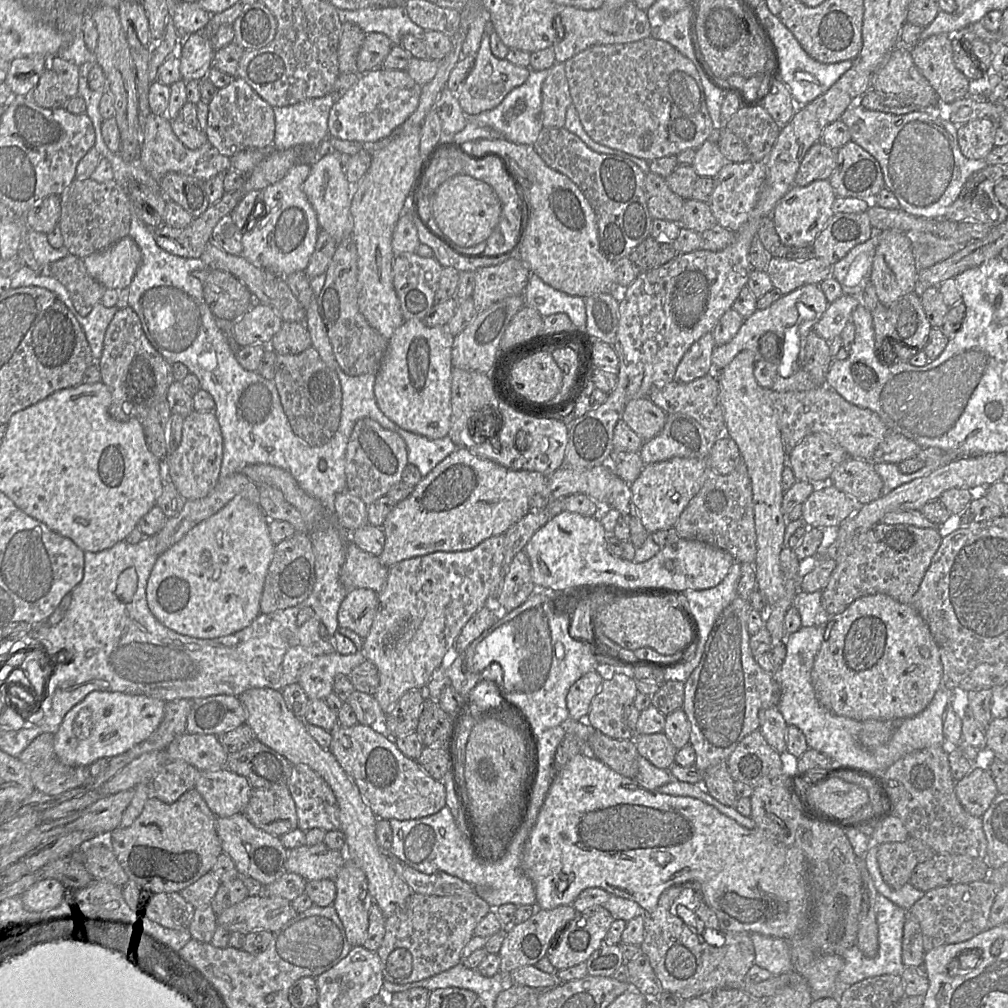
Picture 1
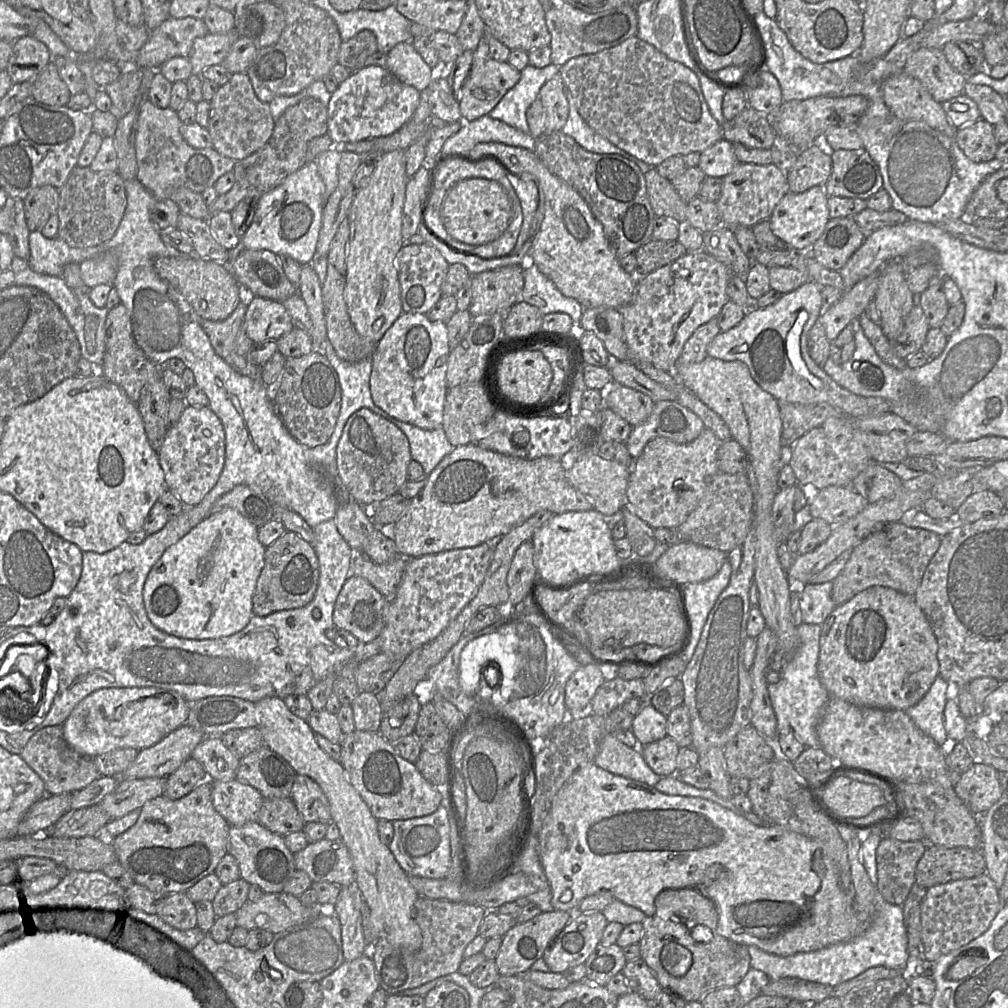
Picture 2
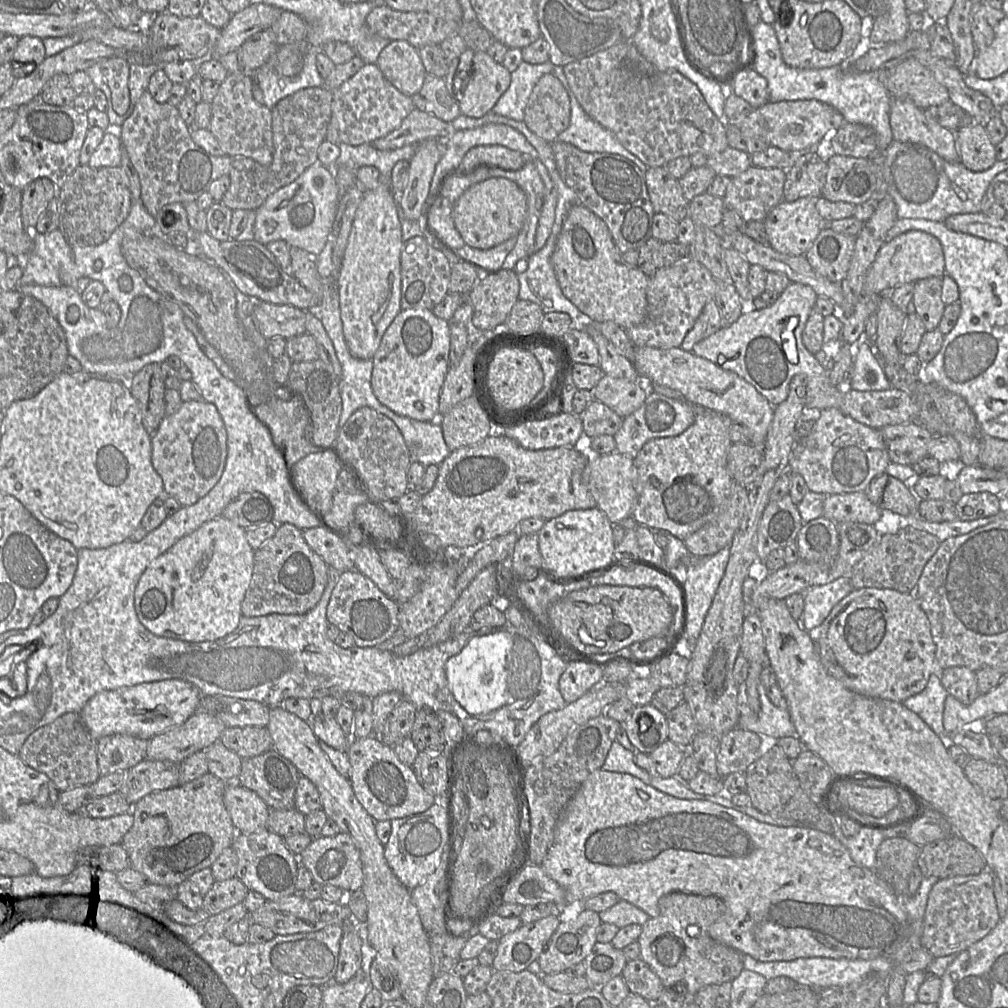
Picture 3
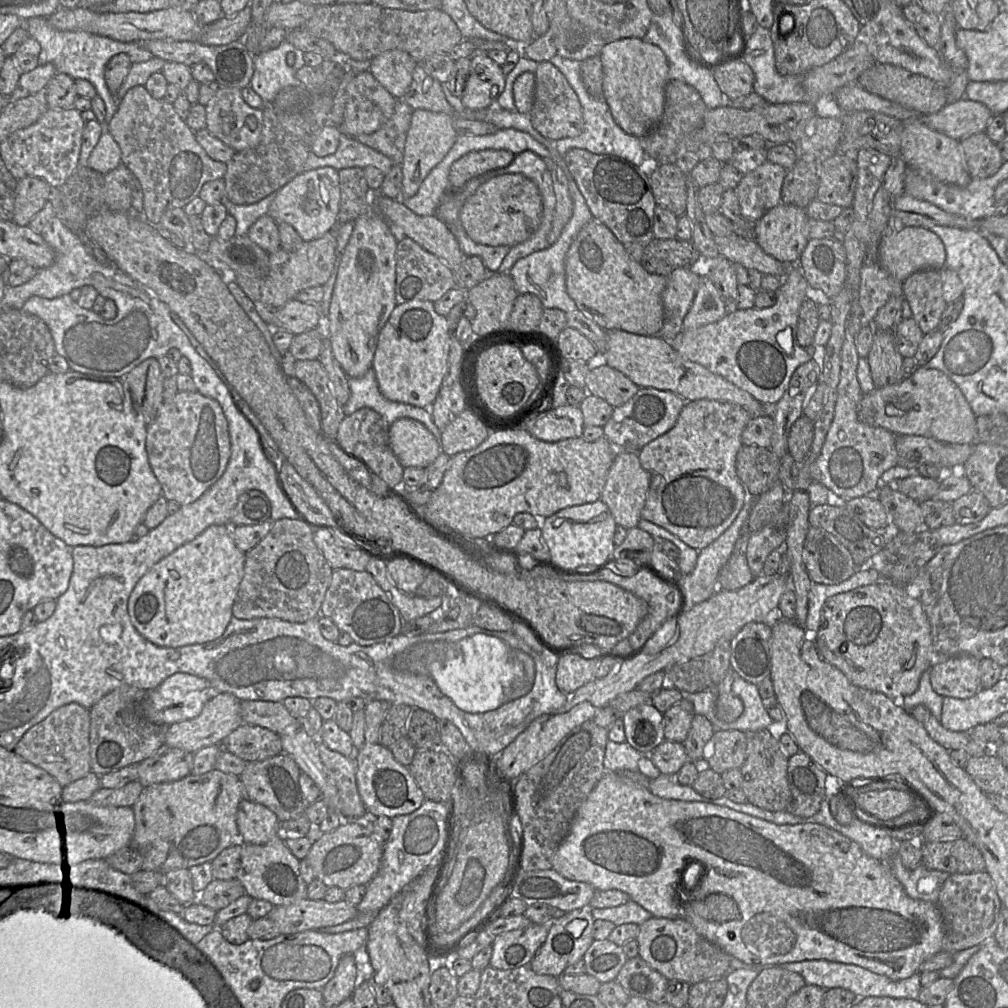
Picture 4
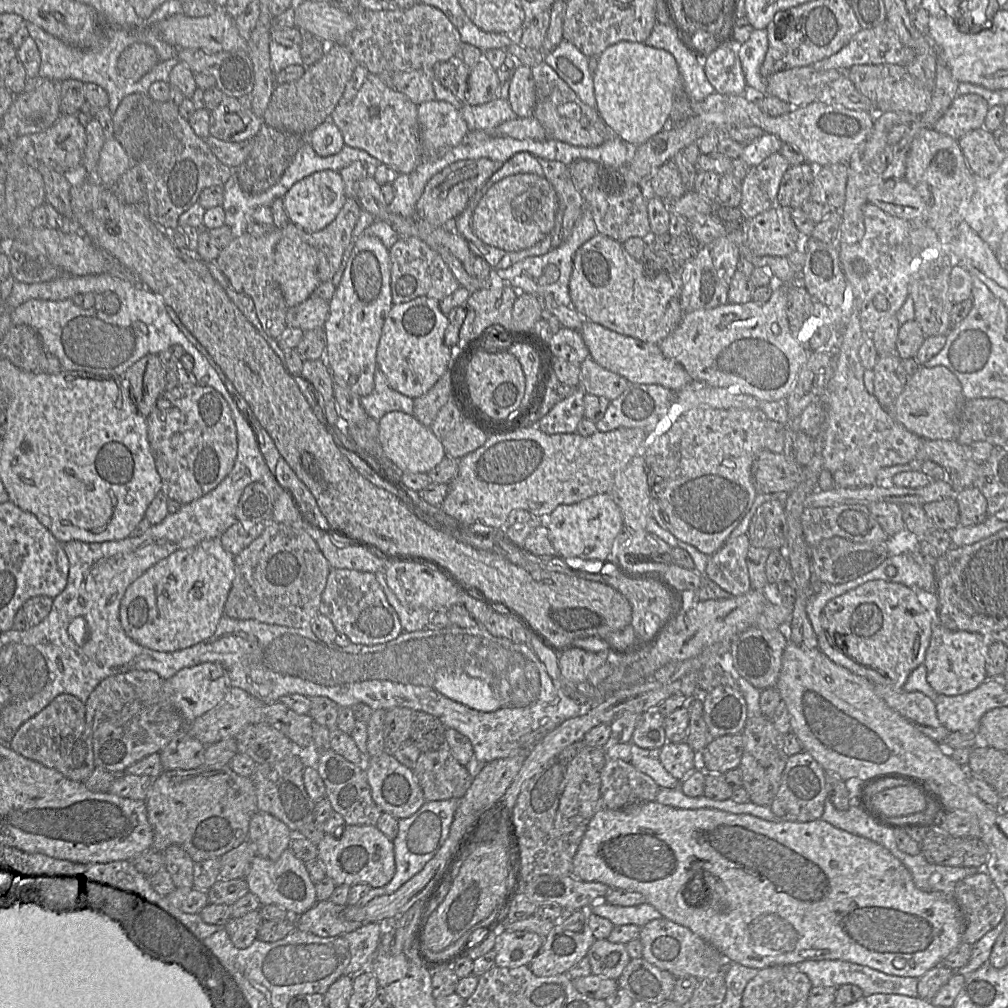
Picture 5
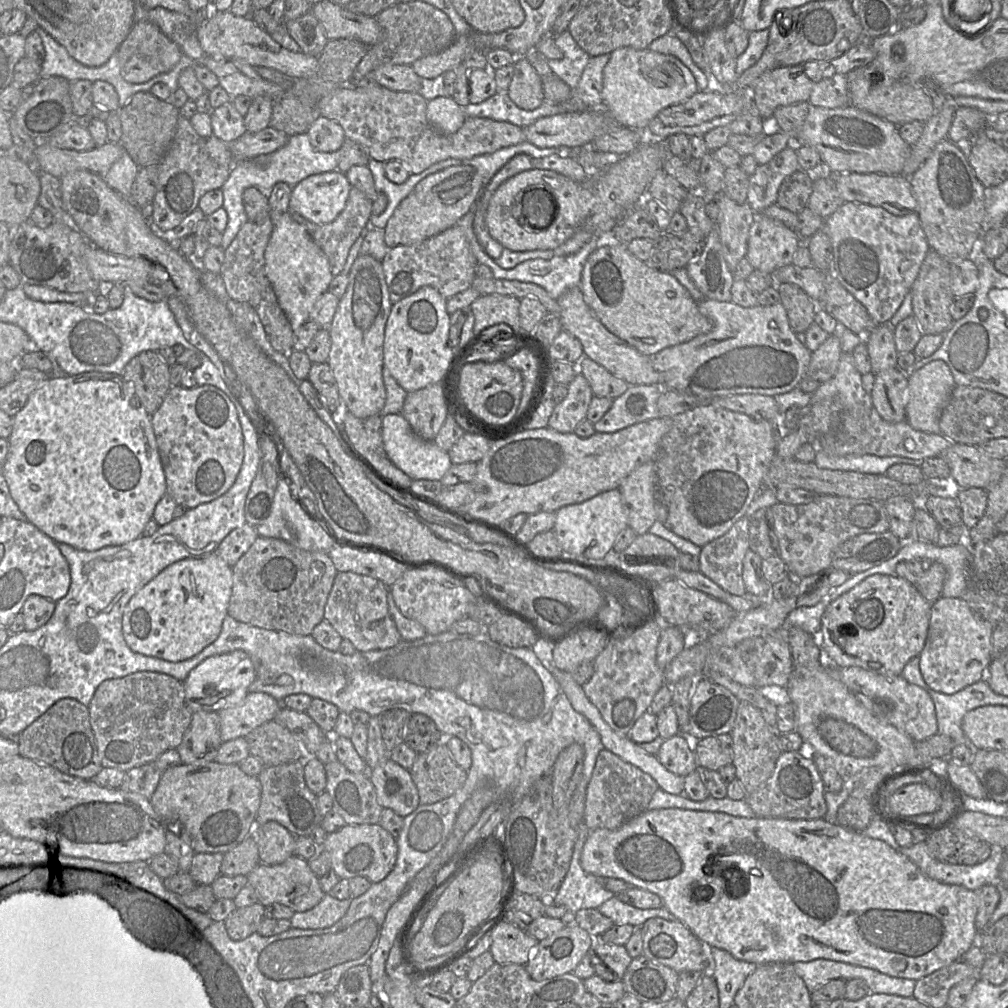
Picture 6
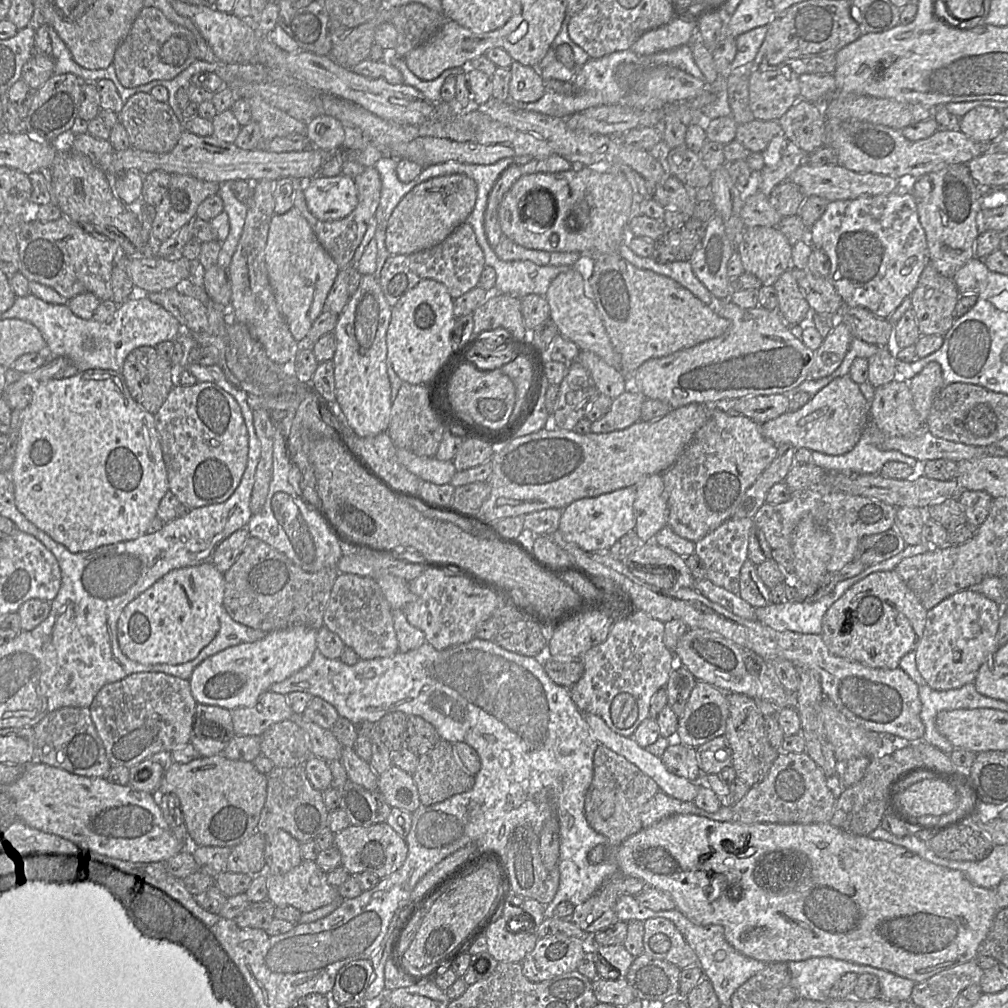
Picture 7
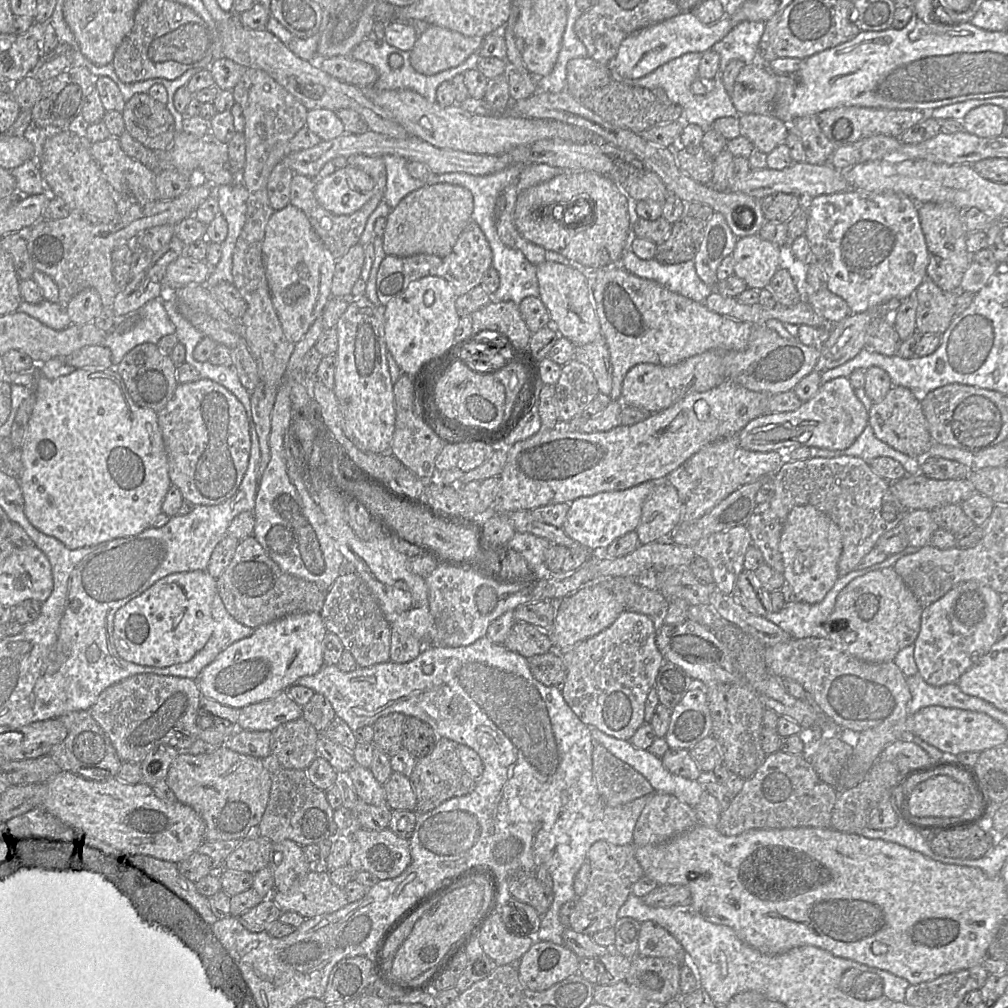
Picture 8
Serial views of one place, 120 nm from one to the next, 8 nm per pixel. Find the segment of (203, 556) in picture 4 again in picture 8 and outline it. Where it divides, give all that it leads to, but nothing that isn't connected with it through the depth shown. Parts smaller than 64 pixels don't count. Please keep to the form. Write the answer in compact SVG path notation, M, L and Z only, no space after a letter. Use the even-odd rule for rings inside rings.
M206 570L168 575L118 609L113 638L119 656L142 666L168 667L188 662L200 651L214 629L212 603L217 581Z

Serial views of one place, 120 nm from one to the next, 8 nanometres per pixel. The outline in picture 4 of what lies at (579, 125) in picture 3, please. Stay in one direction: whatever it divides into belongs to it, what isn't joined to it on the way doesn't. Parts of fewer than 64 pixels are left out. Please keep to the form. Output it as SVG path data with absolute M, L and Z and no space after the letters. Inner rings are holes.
M556 54L550 62L563 74L568 83L578 96L583 108L584 129L583 132L574 138L563 138L555 142L557 152L564 156L570 149L584 149L598 155L610 155L623 158L636 166L649 167L649 161L645 152L640 146L639 138L625 133L621 127L615 122L609 106L604 99L593 98L586 90L580 76L580 61L563 58Z

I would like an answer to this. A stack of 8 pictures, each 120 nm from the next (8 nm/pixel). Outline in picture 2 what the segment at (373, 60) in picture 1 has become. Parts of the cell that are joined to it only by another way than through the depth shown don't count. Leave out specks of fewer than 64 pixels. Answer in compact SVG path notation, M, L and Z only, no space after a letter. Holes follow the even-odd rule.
M362 30L352 38L342 41L337 63L353 73L363 67L363 62L369 55L376 52L377 41L374 33L369 30Z

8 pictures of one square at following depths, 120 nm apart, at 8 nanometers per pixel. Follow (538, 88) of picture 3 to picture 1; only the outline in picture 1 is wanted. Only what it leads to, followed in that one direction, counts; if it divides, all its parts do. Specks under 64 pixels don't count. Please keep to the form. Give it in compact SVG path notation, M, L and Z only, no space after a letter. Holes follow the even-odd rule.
M556 62L549 70L541 89L541 116L544 128L562 128L567 108L572 104L565 64Z

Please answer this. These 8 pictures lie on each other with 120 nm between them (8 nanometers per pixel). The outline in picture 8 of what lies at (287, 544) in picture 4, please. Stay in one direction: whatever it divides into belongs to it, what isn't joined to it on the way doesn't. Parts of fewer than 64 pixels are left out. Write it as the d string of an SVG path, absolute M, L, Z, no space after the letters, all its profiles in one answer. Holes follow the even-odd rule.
M253 536L239 540L231 562L216 581L217 592L228 613L252 629L290 614L320 613L327 594L315 583L282 571Z

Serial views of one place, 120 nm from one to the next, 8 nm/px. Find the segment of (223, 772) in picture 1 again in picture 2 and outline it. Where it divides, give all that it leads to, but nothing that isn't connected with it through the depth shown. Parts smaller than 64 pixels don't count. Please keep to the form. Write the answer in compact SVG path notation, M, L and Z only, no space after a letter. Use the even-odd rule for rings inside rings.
M237 778L211 781L211 796L215 810L231 826L257 821L265 799L257 789Z

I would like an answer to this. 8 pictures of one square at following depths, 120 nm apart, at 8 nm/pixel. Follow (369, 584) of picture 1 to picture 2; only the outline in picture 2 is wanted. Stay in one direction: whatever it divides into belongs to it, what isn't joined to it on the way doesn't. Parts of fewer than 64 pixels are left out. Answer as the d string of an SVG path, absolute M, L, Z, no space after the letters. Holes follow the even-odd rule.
M355 552L351 575L367 580L386 599L393 598L402 580L407 559L397 557L386 564L376 564L363 552Z

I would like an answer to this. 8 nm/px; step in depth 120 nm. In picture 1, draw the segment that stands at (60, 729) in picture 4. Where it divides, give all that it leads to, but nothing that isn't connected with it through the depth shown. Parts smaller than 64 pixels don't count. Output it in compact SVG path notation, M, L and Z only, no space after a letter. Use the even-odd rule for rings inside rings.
M52 733L37 736L18 758L28 769L34 788L46 794L63 793L91 777L89 766L71 766L57 757Z

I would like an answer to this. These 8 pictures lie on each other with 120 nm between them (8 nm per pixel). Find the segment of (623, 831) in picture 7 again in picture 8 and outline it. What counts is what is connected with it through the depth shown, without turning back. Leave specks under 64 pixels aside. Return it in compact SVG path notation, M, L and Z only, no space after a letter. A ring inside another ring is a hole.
M595 744L592 761L597 789L604 803L608 806L619 806L655 792L650 782L642 774L615 757L603 745Z

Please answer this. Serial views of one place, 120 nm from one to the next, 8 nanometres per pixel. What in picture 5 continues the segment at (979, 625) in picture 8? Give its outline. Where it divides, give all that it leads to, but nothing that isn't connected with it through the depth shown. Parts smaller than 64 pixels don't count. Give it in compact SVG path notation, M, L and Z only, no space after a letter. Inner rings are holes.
M934 617L931 639L924 665L927 681L937 694L955 696L978 687L987 678L986 650L988 645L982 636L968 631L954 631L946 628Z

